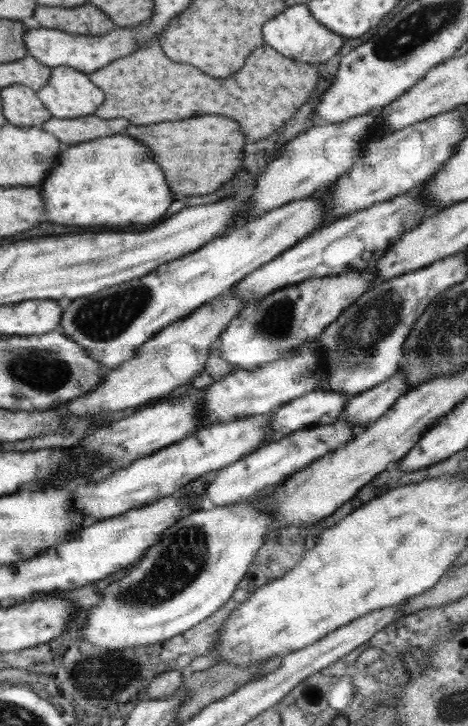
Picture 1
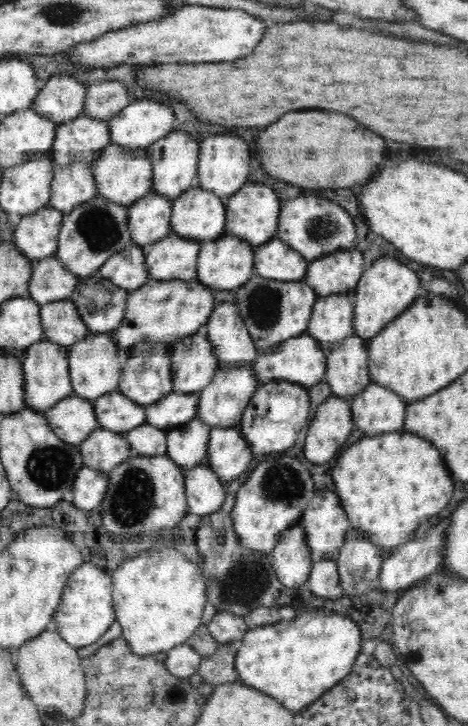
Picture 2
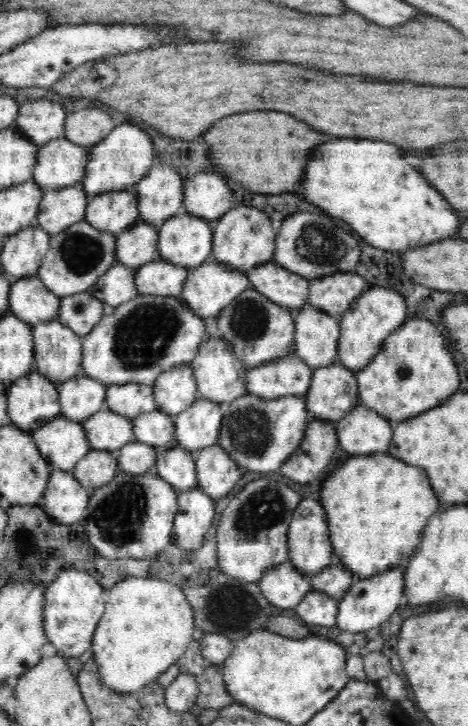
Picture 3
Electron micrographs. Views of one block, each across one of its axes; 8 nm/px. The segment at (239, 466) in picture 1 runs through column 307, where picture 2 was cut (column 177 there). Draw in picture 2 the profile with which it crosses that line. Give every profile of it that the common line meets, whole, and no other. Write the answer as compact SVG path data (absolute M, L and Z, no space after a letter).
M195 418L167 432L167 453L181 468L208 464L208 441L211 427Z

